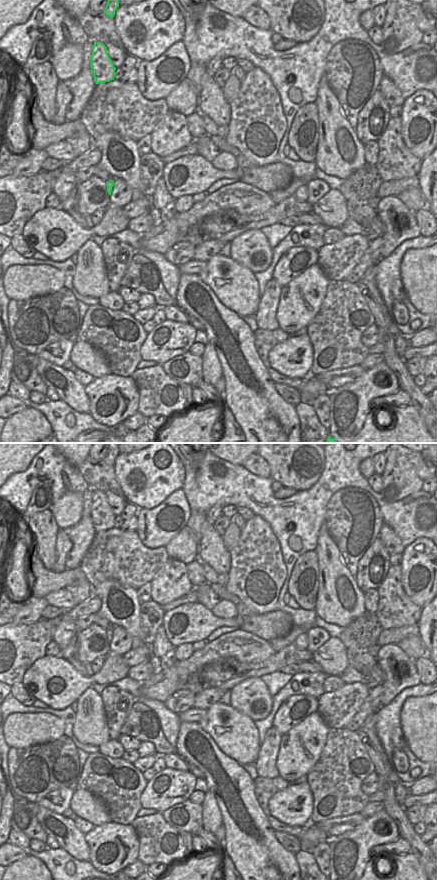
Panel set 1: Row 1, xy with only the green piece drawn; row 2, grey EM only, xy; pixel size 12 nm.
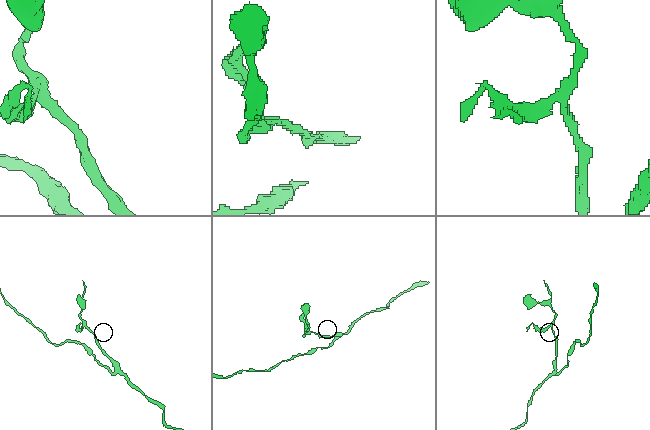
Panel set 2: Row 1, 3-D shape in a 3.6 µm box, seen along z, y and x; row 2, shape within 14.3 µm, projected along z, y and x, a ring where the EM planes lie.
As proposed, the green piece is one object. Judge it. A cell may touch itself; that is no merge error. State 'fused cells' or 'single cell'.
fused cells

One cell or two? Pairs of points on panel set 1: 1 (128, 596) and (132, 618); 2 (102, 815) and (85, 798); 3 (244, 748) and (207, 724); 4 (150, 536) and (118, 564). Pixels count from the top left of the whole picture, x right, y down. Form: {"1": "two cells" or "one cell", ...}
{"1": "one cell", "2": "one cell", "3": "one cell", "4": "two cells"}

